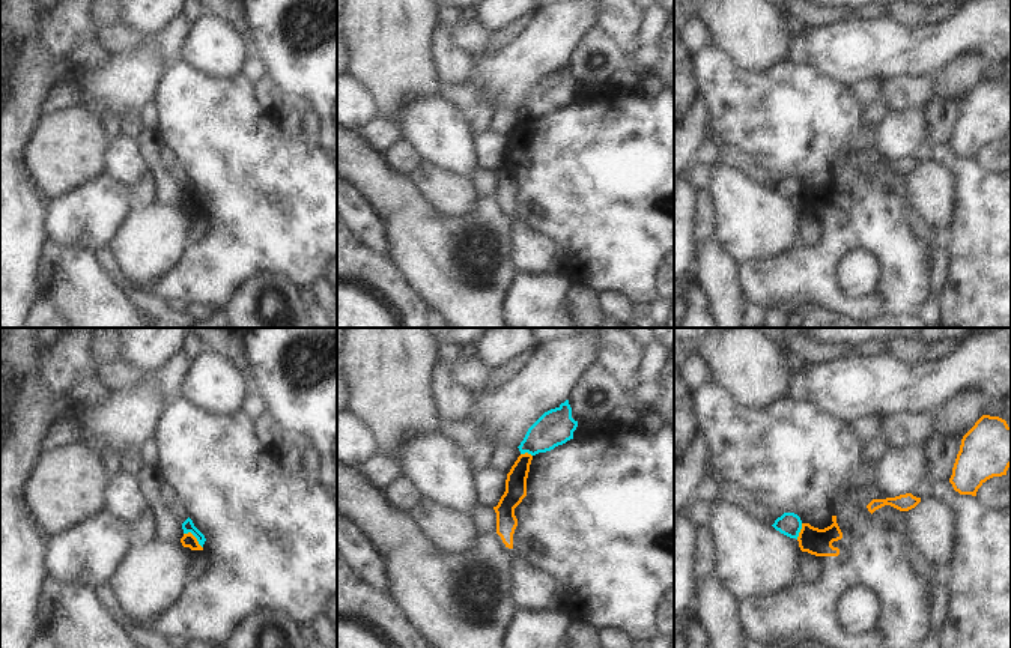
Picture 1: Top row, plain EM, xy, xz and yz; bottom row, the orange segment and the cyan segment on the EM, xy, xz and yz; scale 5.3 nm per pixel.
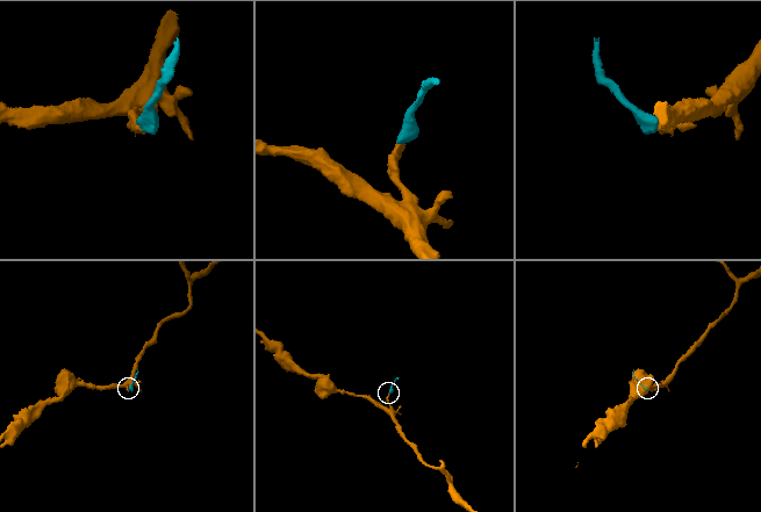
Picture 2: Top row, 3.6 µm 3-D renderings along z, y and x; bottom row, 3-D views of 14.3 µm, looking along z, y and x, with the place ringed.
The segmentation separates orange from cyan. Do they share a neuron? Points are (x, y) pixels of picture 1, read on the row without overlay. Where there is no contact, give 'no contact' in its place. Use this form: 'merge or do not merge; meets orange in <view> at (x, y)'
do not merge; meets orange in xy at (194, 200)

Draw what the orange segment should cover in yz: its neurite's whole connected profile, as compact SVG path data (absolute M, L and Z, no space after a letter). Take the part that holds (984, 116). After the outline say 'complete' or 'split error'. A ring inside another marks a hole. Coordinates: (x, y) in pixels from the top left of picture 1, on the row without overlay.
M982 78L963 99L949 146L960 158L976 159L978 152L993 140L1006 138L1011 129L1011 90L999 80Z | complete

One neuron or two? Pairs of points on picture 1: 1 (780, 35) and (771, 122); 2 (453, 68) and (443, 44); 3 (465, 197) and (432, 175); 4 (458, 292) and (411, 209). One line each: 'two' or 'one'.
1: two
2: one
3: one
4: one

